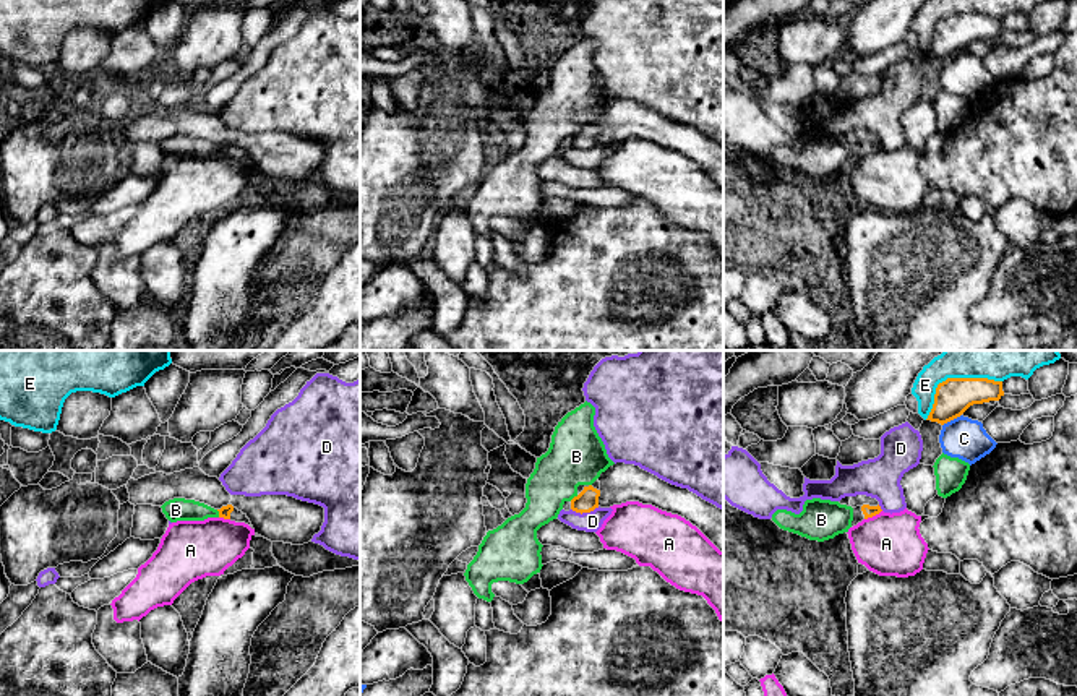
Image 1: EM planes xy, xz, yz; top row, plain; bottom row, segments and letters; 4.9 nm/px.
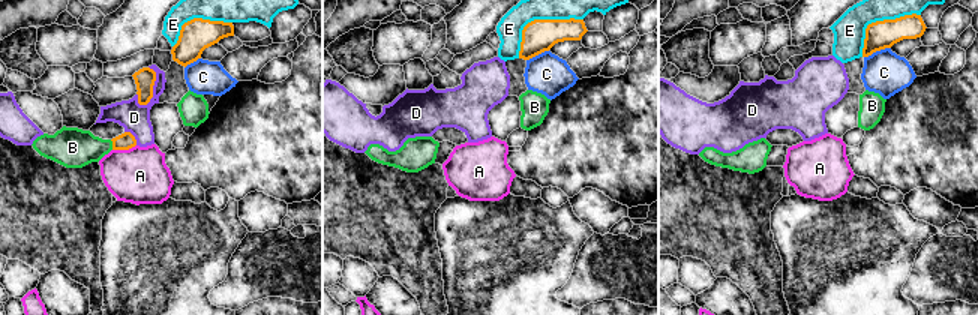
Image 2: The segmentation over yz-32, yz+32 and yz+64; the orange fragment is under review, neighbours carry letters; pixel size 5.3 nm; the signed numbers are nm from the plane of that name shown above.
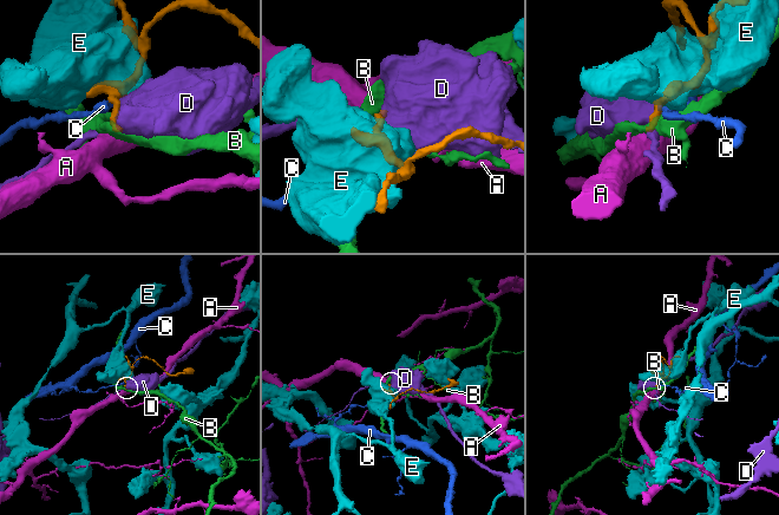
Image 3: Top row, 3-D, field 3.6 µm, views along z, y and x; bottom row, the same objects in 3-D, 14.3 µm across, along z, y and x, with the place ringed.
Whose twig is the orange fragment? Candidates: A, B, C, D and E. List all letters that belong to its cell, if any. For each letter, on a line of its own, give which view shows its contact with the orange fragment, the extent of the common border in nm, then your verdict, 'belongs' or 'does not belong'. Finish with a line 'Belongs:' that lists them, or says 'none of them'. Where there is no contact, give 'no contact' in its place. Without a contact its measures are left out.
A: contact in yz; length 100 nm; does not belong
B: contact in xy; length 40 nm; does not belong
C: contact in yz; length 110 nm; does not belong
D: contact in xz; length 140 nm; does not belong
E: contact in yz; length 440 nm; does not belong
Belongs: none of them

